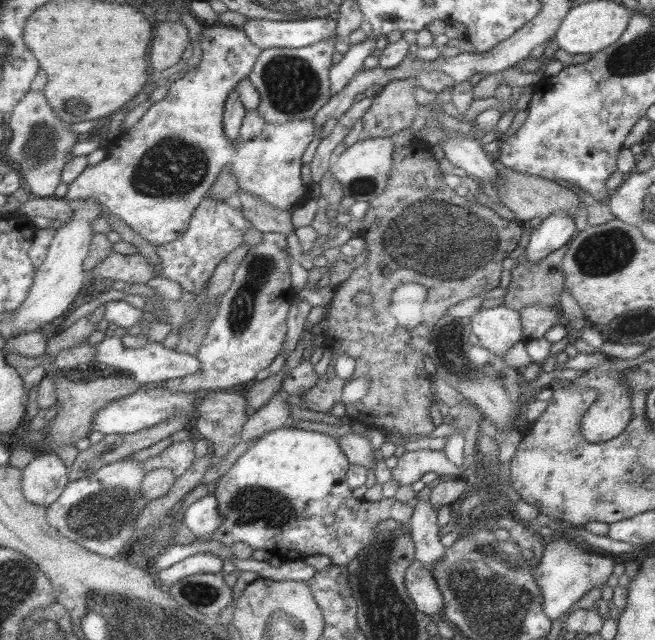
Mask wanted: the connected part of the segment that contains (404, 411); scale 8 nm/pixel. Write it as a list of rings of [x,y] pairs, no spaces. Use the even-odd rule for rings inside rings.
[[[415,136],[401,150],[393,151],[393,164],[382,193],[368,202],[368,209],[361,219],[363,229],[359,236],[367,244],[365,262],[338,286],[334,297],[327,306],[327,341],[325,347],[332,352],[331,362],[342,354],[355,359],[353,374],[350,379],[368,378],[367,394],[357,402],[344,404],[346,414],[351,421],[357,421],[367,427],[393,429],[405,438],[408,436],[428,437],[434,431],[428,414],[431,401],[429,376],[423,369],[423,350],[410,347],[410,339],[416,336],[427,337],[435,323],[446,314],[447,308],[465,300],[483,294],[485,290],[499,284],[502,272],[502,261],[509,252],[516,248],[521,234],[521,223],[518,220],[507,221],[498,217],[489,207],[482,206],[467,196],[459,196],[444,183],[437,161],[430,152],[430,145]],[[417,282],[425,288],[423,302],[391,302],[391,293],[398,284]],[[357,291],[369,291],[372,304],[357,306],[352,296]]]

